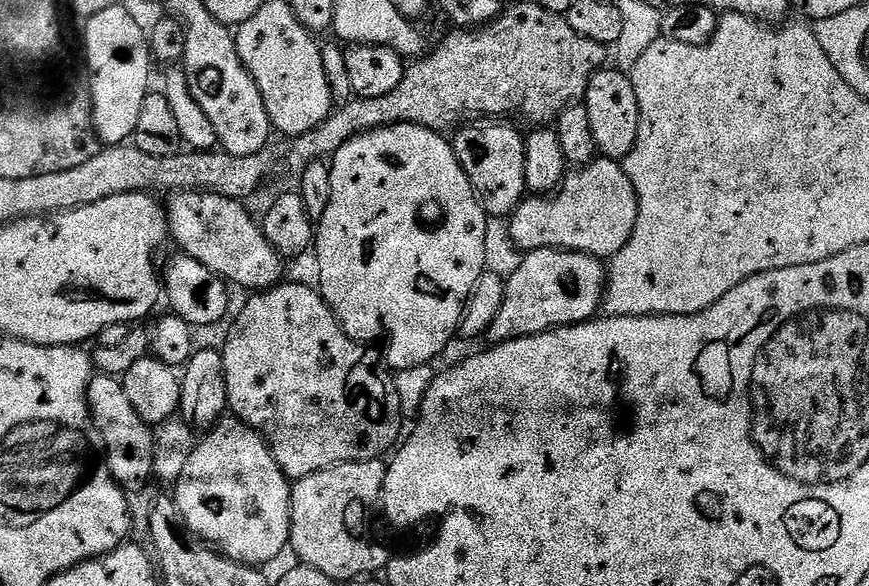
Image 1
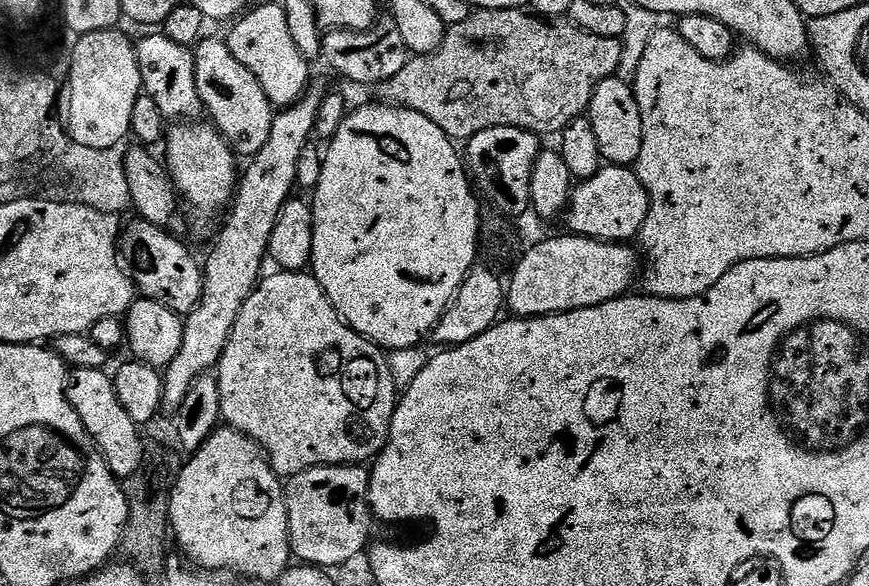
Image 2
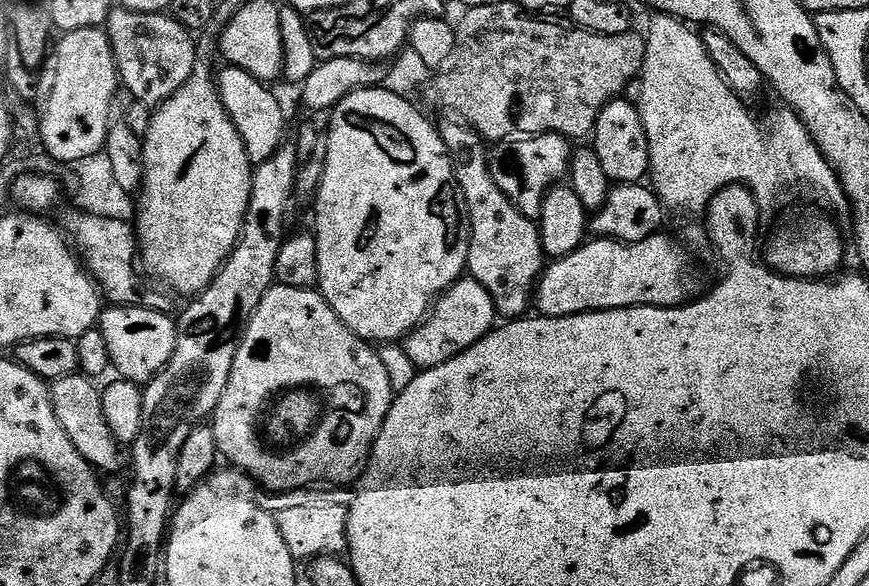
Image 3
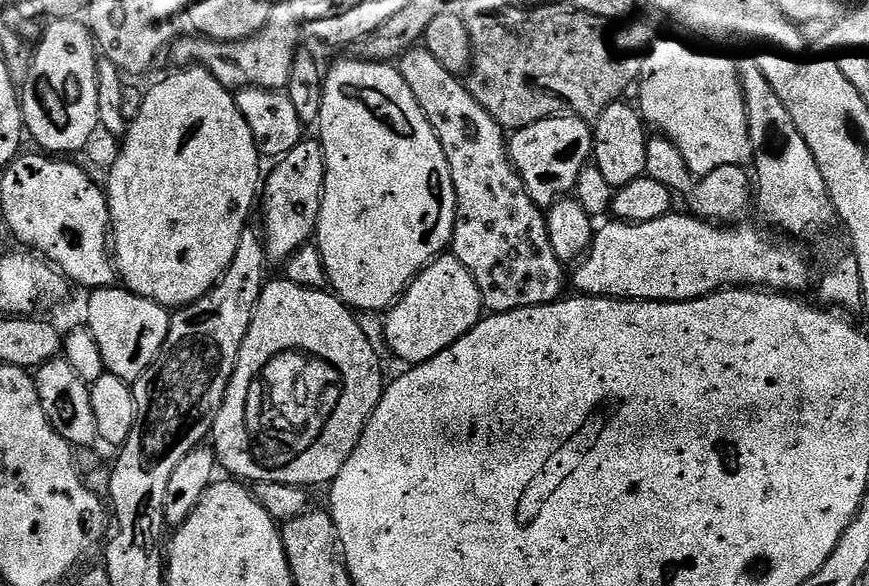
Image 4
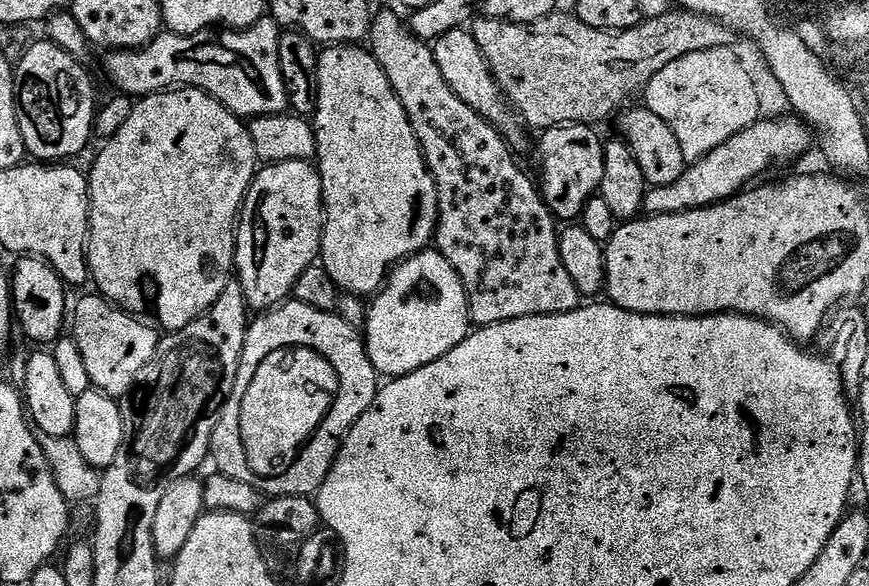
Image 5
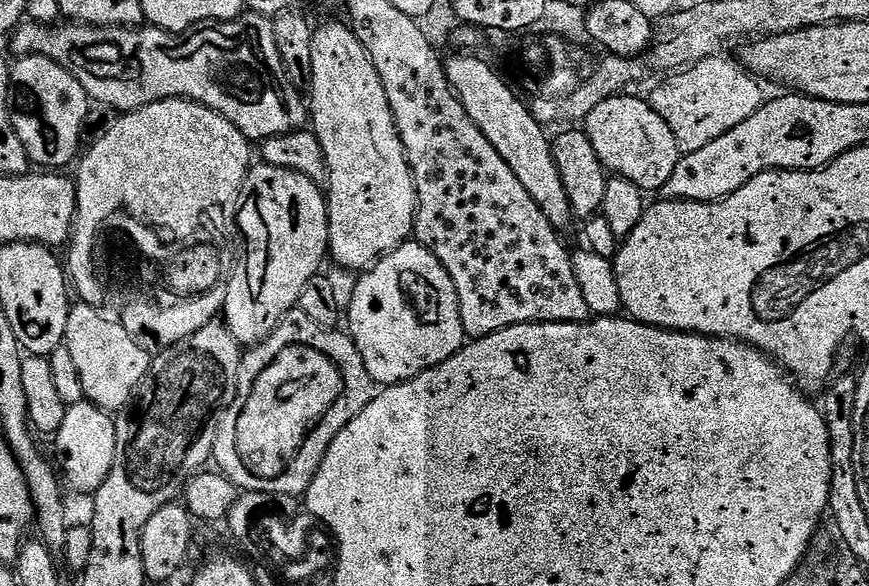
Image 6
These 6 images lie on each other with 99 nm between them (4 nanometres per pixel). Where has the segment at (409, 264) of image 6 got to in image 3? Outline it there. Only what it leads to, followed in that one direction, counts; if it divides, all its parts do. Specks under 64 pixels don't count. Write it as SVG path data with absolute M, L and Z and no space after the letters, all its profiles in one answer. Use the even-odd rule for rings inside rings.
M460 278L440 292L428 314L404 337L402 347L414 363L420 364L416 366L441 364L462 346L491 332L497 320L496 303L483 285L473 278Z

